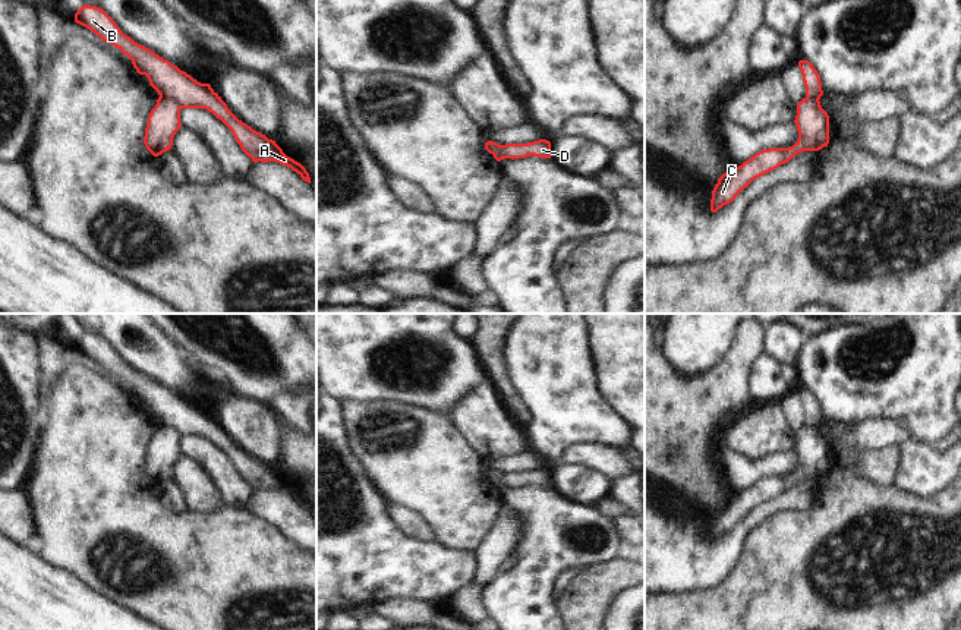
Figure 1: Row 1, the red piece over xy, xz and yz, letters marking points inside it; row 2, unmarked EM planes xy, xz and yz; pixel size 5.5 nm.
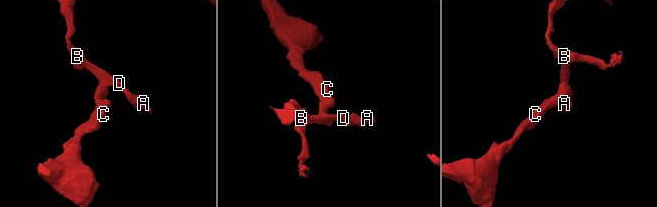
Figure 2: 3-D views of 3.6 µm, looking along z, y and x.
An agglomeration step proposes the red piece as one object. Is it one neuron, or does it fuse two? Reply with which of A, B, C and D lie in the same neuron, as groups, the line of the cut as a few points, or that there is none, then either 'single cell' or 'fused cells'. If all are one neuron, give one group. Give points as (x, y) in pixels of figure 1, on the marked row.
A B D / C; cut in xy along (160, 95), (175, 100), (180, 109); fused cells

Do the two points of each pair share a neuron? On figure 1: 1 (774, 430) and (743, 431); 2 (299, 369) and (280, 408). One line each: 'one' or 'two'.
1: one
2: two

